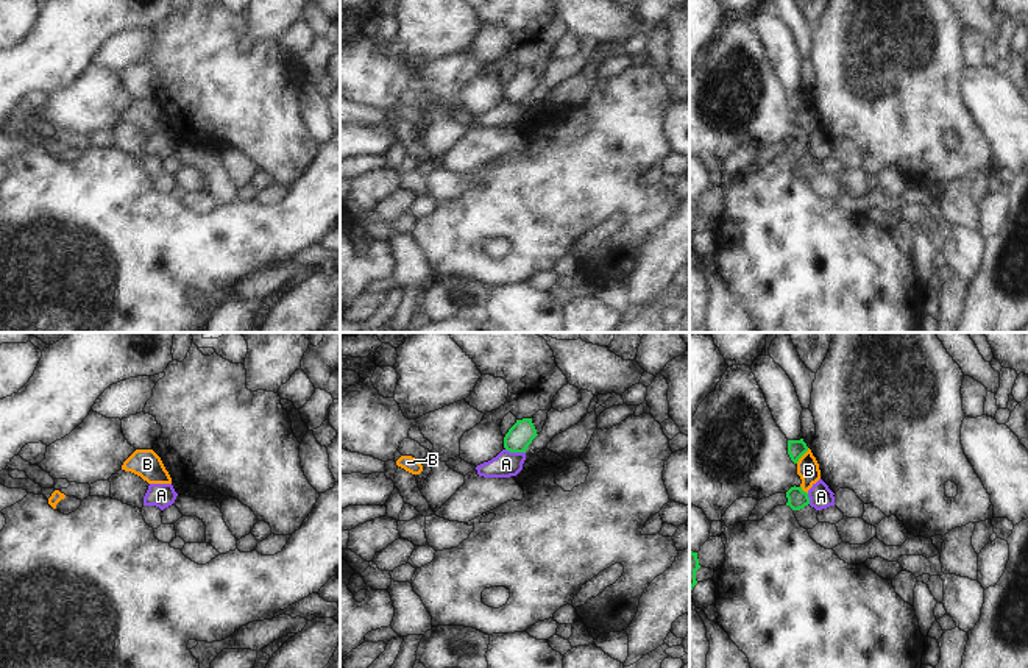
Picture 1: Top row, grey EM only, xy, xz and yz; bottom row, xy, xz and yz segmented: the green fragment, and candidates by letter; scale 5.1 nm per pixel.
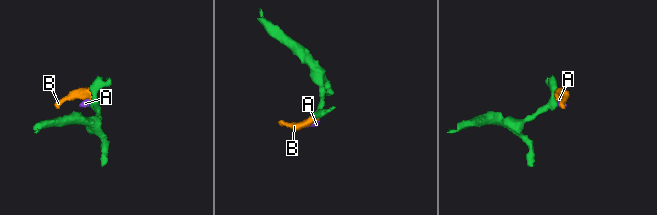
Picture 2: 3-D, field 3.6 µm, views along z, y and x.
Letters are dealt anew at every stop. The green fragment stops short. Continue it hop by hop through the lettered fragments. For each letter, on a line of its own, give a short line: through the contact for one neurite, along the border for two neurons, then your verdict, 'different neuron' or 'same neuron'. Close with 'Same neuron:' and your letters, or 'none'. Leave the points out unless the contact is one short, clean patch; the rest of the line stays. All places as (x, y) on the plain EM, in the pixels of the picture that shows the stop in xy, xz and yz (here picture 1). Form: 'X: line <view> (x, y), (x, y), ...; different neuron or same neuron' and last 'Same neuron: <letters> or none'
A: different neuron
B: line yz (796, 99), (802, 105), (808, 120); same neuron
Same neuron: B

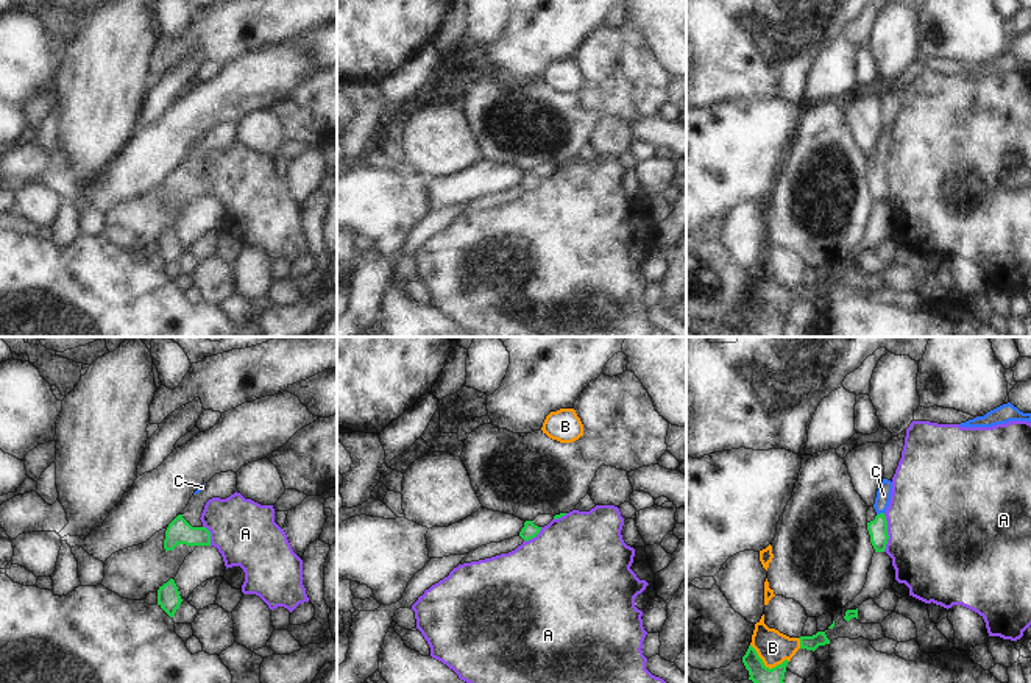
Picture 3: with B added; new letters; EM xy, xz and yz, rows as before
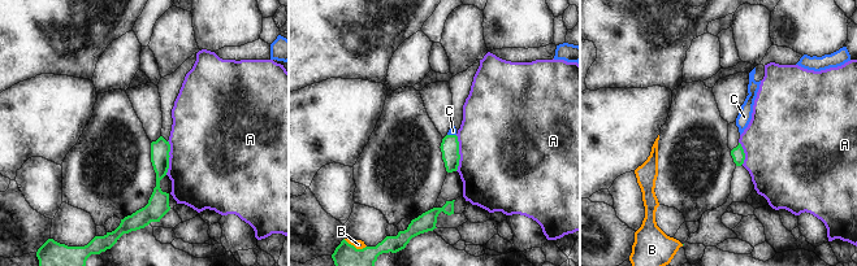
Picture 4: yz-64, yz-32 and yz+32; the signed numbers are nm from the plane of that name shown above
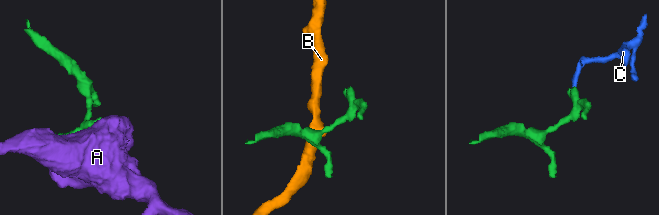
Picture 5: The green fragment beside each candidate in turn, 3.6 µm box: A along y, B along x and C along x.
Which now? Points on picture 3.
A: line yz (883, 164), (888, 173), (885, 201); different neuron
B: line yz (751, 295), (769, 318), (785, 311), (788, 312); different neuron
C: line yz (877, 180), (880, 164), (883, 145); same neuron
Same neuron: C

